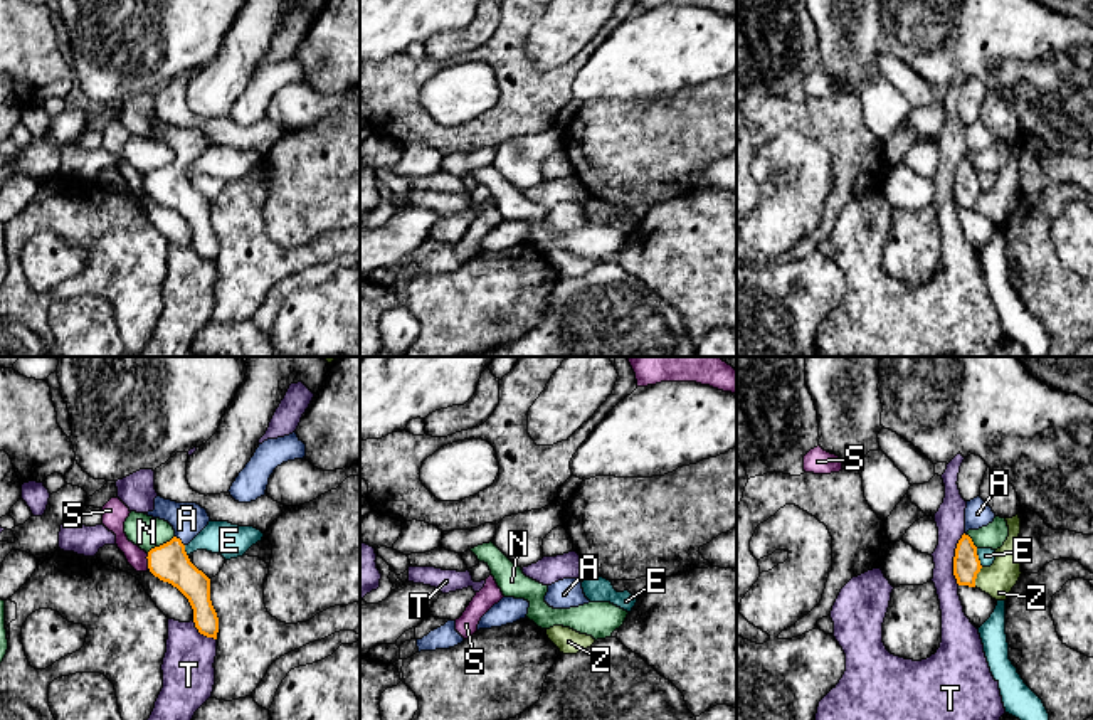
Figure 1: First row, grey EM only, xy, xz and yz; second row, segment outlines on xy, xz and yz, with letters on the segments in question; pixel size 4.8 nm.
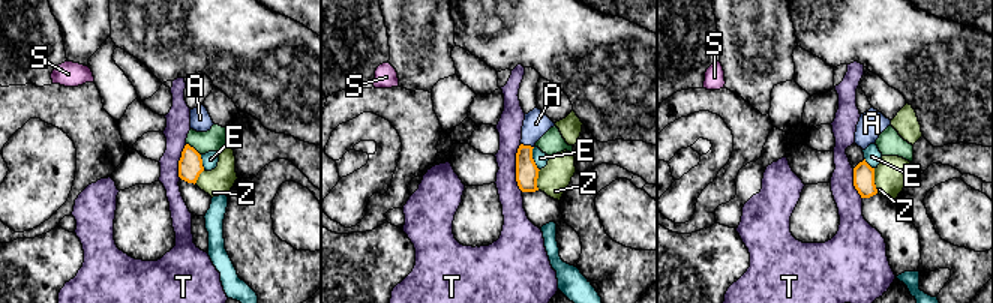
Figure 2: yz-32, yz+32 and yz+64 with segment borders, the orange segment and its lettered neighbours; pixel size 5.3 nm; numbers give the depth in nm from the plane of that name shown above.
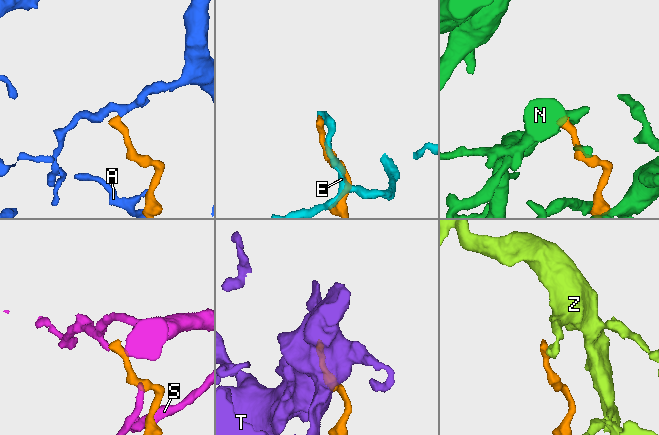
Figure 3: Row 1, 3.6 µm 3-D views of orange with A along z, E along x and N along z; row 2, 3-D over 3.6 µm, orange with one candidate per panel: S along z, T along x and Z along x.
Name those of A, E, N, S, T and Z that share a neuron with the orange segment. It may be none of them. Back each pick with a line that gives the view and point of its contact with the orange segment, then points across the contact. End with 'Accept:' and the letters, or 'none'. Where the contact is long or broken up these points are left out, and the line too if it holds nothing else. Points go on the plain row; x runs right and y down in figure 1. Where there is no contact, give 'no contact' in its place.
A: meets orange in xy at (180, 164); runs through xy (168, 185), (180, 164), (187, 142)
Accept: A

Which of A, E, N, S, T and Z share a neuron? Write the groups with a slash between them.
A / E / N / S / T / Z

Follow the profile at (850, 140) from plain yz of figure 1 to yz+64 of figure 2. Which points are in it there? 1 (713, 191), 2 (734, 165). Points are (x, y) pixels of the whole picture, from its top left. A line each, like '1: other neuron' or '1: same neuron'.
1: same neuron
2: same neuron

